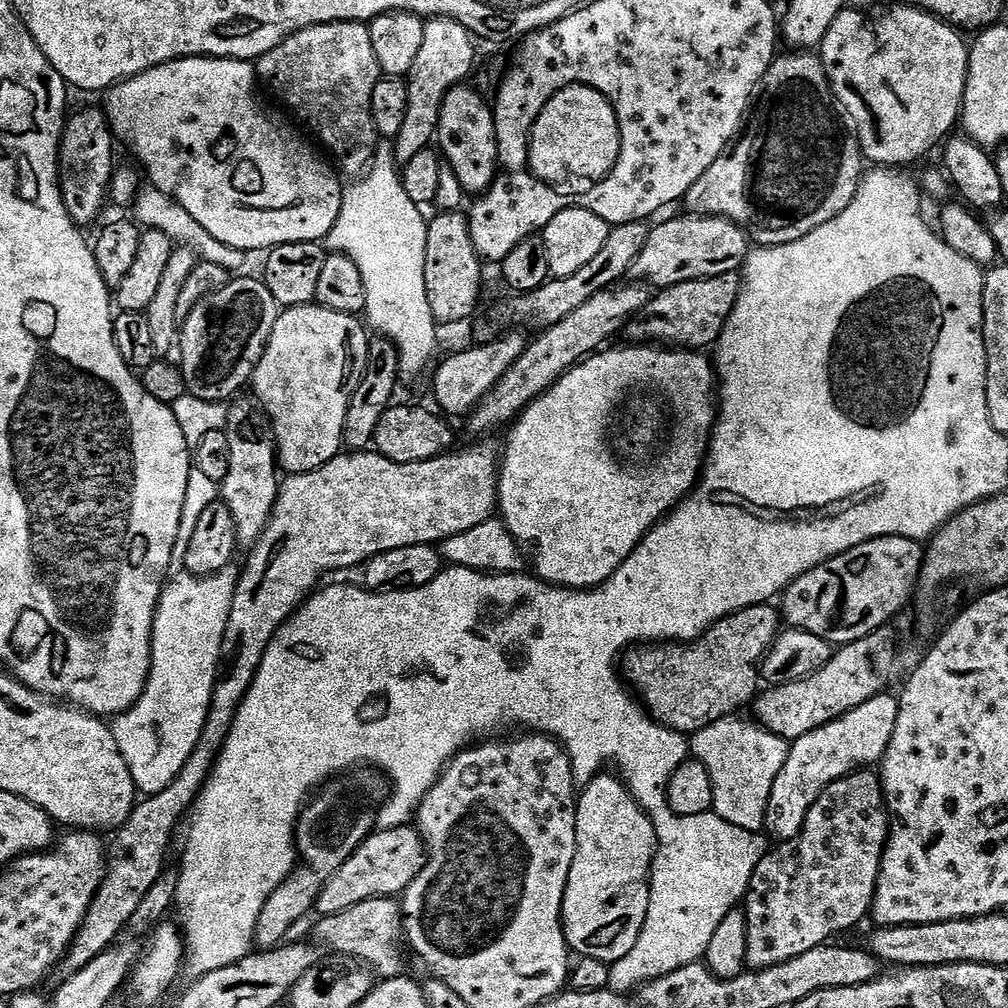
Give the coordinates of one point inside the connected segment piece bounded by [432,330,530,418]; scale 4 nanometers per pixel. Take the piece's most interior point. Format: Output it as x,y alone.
461,380

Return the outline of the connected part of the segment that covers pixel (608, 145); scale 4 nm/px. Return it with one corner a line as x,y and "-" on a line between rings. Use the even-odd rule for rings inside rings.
572,84
556,92
535,120
527,167
537,180
553,186
570,180
593,184
608,176
620,152
620,127
610,101
592,87

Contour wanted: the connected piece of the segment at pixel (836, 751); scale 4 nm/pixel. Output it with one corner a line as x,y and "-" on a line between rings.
881,694
870,698
870,702
862,702
862,706
839,716
834,722
791,741
786,762
782,770
778,770
774,787
770,789
770,802
766,802
764,832
776,842
794,838
802,830
810,806
818,802
826,786
854,771
879,765
890,746
890,738
894,738
894,722
898,722
899,709
900,702
895,695

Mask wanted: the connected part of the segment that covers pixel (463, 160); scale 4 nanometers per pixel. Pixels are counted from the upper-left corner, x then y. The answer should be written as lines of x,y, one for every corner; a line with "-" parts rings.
468,87
452,88
450,94
446,94
436,127
436,140
441,157
454,170
454,178
458,178
469,197
475,198
487,192
494,183
501,163
489,101
484,101
474,89

